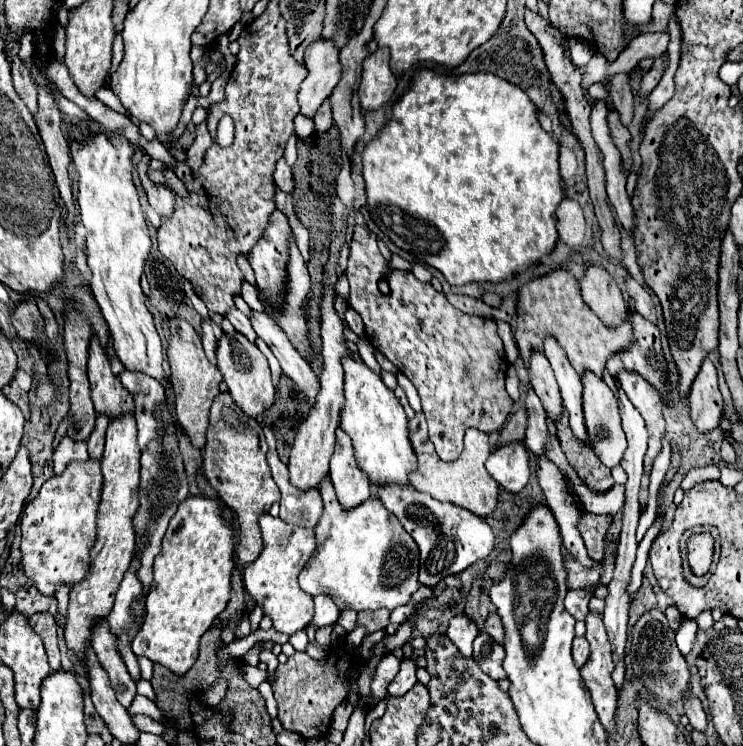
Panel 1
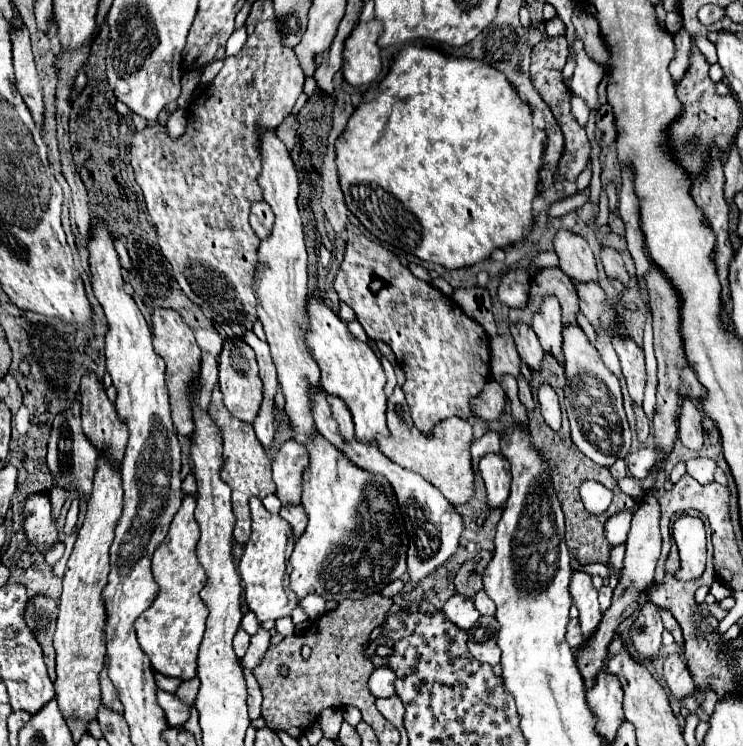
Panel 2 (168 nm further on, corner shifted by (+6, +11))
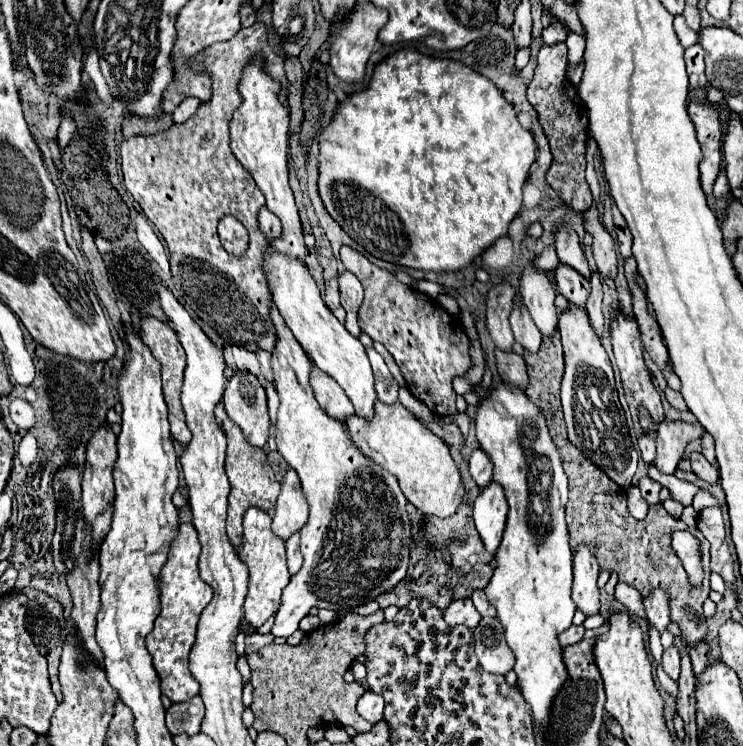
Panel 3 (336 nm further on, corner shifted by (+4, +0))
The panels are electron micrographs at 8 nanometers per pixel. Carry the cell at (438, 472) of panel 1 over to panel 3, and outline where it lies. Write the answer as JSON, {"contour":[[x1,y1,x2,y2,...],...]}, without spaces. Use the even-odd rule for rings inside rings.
{"contour":[[375,402,373,420,361,420,357,414,345,420,353,444,371,460,387,468,399,478,401,490,409,504,413,504,425,516,447,518,453,516,463,498,463,484,459,470,449,454,447,444,429,432,401,402,383,404]]}

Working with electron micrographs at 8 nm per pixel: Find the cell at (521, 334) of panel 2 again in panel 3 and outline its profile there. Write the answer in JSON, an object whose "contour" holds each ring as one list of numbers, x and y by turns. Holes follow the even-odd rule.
{"contour":[[515,304,511,310,511,328,515,334,515,340,529,352,537,354,541,346,541,332,533,324,533,318,529,316,529,310,523,304]]}

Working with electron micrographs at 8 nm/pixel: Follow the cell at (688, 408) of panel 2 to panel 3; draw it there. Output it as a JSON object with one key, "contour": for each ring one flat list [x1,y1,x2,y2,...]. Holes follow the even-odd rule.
{"contour":[[691,454,691,468,693,468,693,472,697,474,697,478,701,478,701,480,705,480,707,484,717,484,717,480,719,480,719,470,713,466,713,464,709,464,707,460,705,460,705,456,703,454]]}

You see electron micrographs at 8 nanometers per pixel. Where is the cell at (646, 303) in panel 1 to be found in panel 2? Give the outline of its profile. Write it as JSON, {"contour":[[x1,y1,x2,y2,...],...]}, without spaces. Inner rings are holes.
{"contour":[[603,249,603,253,601,253,601,263,603,263,603,267,605,267,607,277,619,279,625,287,629,285,631,277,629,277,629,273,627,273,627,269,625,269,625,265,623,265,621,255,619,255,615,249]]}

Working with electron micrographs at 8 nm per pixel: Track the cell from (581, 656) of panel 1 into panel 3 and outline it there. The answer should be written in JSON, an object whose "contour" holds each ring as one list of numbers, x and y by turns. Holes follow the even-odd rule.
{"contour":[[569,626,565,632,559,634,559,644,563,648,571,646,571,644,577,644,579,640,583,640,583,632,585,632,583,626]]}

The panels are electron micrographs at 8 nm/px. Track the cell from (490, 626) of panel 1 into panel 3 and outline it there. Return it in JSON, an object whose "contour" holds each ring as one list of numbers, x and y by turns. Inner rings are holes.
{"contour":[[483,590,473,592,471,600,473,600,473,604,475,604,475,608,477,608,477,612,479,612,481,616,485,616,485,618,487,618,487,616,489,616,489,618,495,616,495,608,489,604,489,600,487,600,487,596,485,596]]}

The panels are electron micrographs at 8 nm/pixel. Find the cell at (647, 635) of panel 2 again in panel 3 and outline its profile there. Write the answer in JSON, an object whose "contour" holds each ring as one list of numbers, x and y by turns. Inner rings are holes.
{"contour":[[655,588,647,598,645,598,645,610,647,610,647,618,653,626,657,626,659,632,665,630,665,626,669,624,669,596,663,592,663,588]]}

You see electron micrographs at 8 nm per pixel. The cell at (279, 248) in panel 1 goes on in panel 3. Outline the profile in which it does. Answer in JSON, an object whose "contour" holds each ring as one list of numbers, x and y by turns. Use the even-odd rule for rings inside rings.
{"contour":[[267,208,259,210,259,228,261,228,261,232,265,234,267,240,273,240,273,238,281,236,281,222,279,222,279,218,273,212,269,212]]}

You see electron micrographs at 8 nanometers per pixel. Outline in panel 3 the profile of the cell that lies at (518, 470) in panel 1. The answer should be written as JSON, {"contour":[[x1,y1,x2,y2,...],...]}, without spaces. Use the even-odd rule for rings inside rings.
{"contour":[[491,482,487,488,483,488,483,492,477,496,473,504,475,528,485,544,485,550,491,554,495,554,501,544,505,518,507,518,507,500,499,484]]}

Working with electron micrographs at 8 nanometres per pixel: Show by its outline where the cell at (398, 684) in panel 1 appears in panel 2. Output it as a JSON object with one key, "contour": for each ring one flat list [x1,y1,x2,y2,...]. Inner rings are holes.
{"contour":[[385,665,377,667,369,679,369,691,375,697,391,697,395,695,395,673]]}

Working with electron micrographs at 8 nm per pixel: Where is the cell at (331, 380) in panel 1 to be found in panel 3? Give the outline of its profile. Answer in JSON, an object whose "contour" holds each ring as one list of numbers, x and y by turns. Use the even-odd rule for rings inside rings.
{"contour":[[287,472,281,484,281,494,275,506,277,514,273,518,273,532,285,542,289,536,299,532,309,518,309,504,301,492,301,482,297,472]]}

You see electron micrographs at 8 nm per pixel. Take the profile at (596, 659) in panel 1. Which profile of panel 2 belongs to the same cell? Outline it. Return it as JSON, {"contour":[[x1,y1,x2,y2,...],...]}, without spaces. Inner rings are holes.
{"contour":[[575,571,571,577,569,585,573,603,579,609,579,623,581,623,581,633,583,633,583,643,587,643,593,635,595,629,599,627,599,621,603,617,603,611,597,601,597,589,591,583,591,577,583,571]]}

